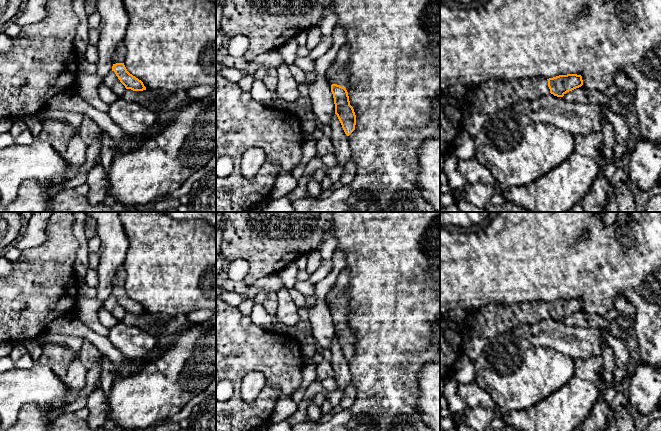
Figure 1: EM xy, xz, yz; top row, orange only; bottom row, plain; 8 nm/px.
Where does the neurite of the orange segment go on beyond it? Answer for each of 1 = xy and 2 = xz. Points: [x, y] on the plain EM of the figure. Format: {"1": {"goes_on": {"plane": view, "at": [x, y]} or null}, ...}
{"1": {"goes_on": {"plane": "xy", "at": [119, 278]}}, "2": {"goes_on": {"plane": "xz", "at": [337, 298]}}}

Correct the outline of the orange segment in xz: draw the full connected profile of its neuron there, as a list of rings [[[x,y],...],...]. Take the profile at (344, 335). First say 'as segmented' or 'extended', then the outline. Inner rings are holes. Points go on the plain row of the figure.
extended | [[[343,270],[337,277],[334,289],[327,297],[334,322],[335,338],[347,360],[355,354],[356,349],[356,339],[353,331],[350,329],[348,316],[346,314],[348,310],[348,296],[345,294],[344,290],[349,282],[349,272]]]

